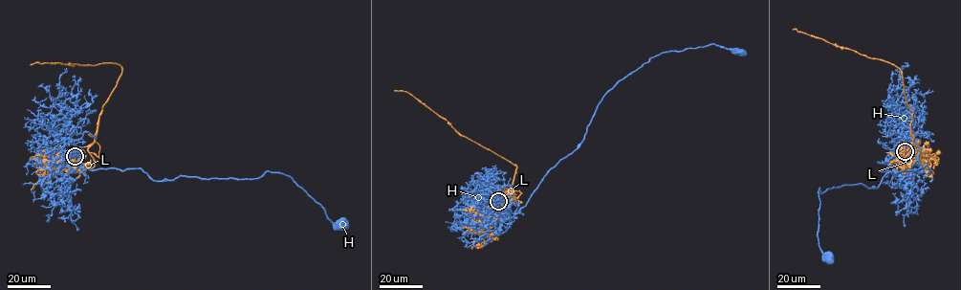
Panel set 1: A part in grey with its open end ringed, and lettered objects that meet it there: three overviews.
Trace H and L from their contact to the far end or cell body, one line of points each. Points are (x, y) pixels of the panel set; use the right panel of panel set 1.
H: (906, 151), (920, 167), (884, 174), (874, 189), (861, 184), (821, 194), (819, 189), (818, 237), (830, 257)
L: (905, 152), (905, 164), (910, 168), (913, 111), (906, 100), (902, 72), (893, 64), (793, 30)

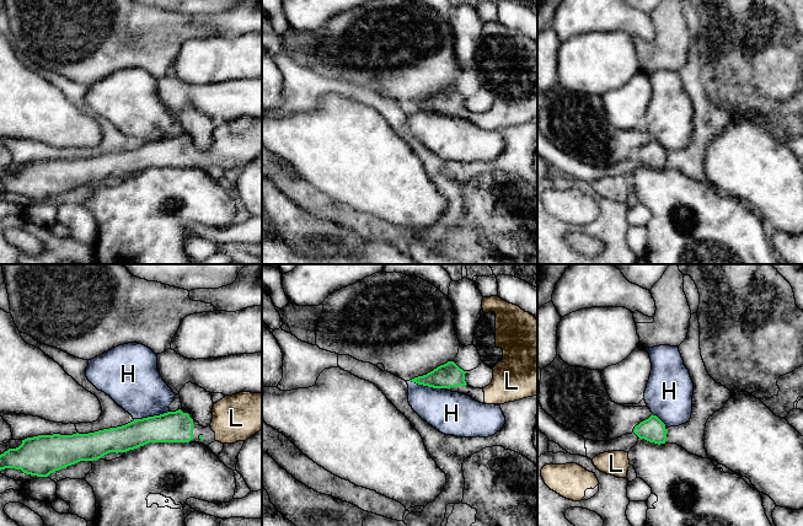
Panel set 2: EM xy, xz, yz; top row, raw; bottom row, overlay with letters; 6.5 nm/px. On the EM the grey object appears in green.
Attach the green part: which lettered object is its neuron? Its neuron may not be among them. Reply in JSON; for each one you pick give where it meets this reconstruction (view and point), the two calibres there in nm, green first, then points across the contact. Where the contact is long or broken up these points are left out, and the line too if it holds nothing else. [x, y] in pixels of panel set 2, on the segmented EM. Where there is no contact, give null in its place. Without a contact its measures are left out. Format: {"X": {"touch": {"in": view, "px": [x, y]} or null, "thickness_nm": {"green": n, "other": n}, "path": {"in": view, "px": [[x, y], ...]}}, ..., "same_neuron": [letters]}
{"L": {"touch": null}, "same_neuron": ["L"]}

